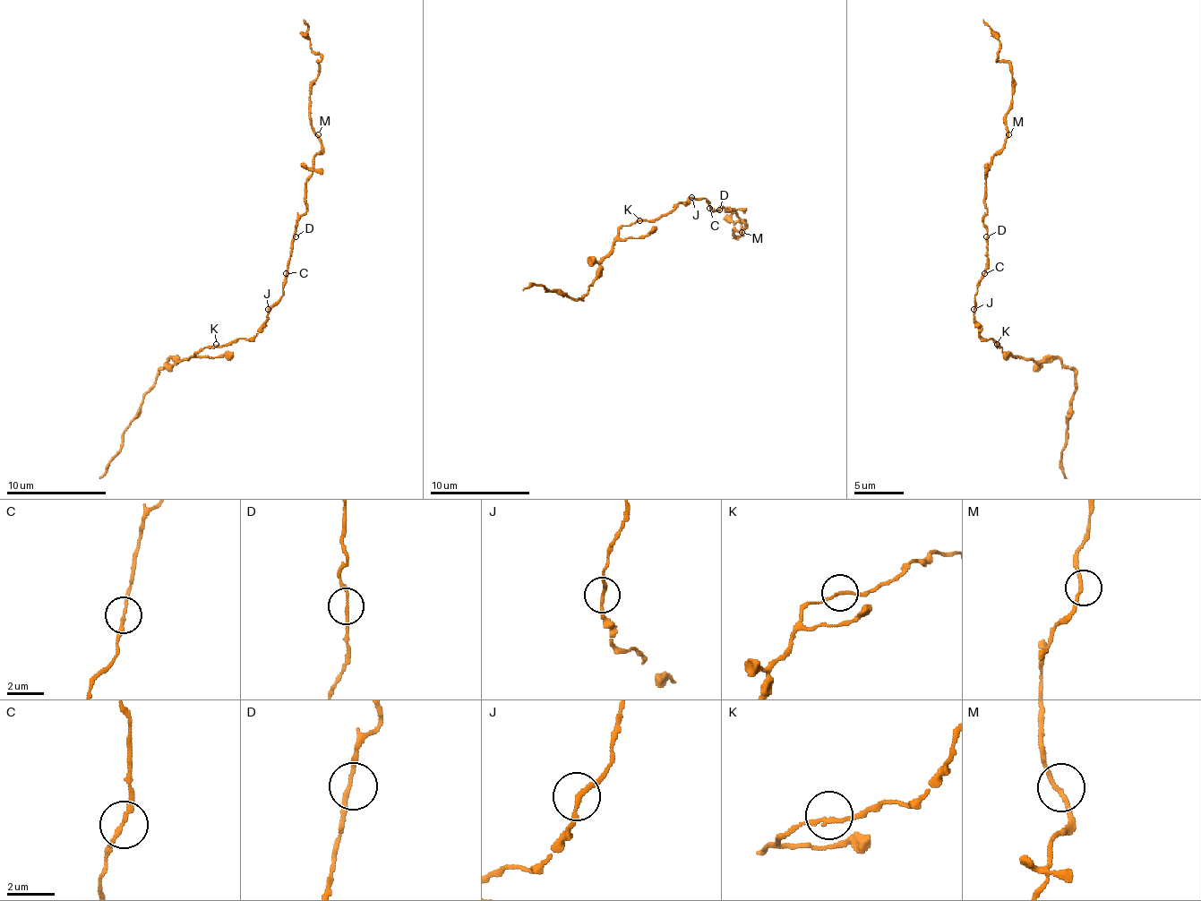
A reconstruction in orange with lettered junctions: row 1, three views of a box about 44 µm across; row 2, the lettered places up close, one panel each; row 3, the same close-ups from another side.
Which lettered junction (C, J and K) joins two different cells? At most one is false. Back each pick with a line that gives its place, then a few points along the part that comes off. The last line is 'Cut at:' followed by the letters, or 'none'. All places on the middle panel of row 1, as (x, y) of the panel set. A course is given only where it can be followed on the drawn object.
Cut at: none

